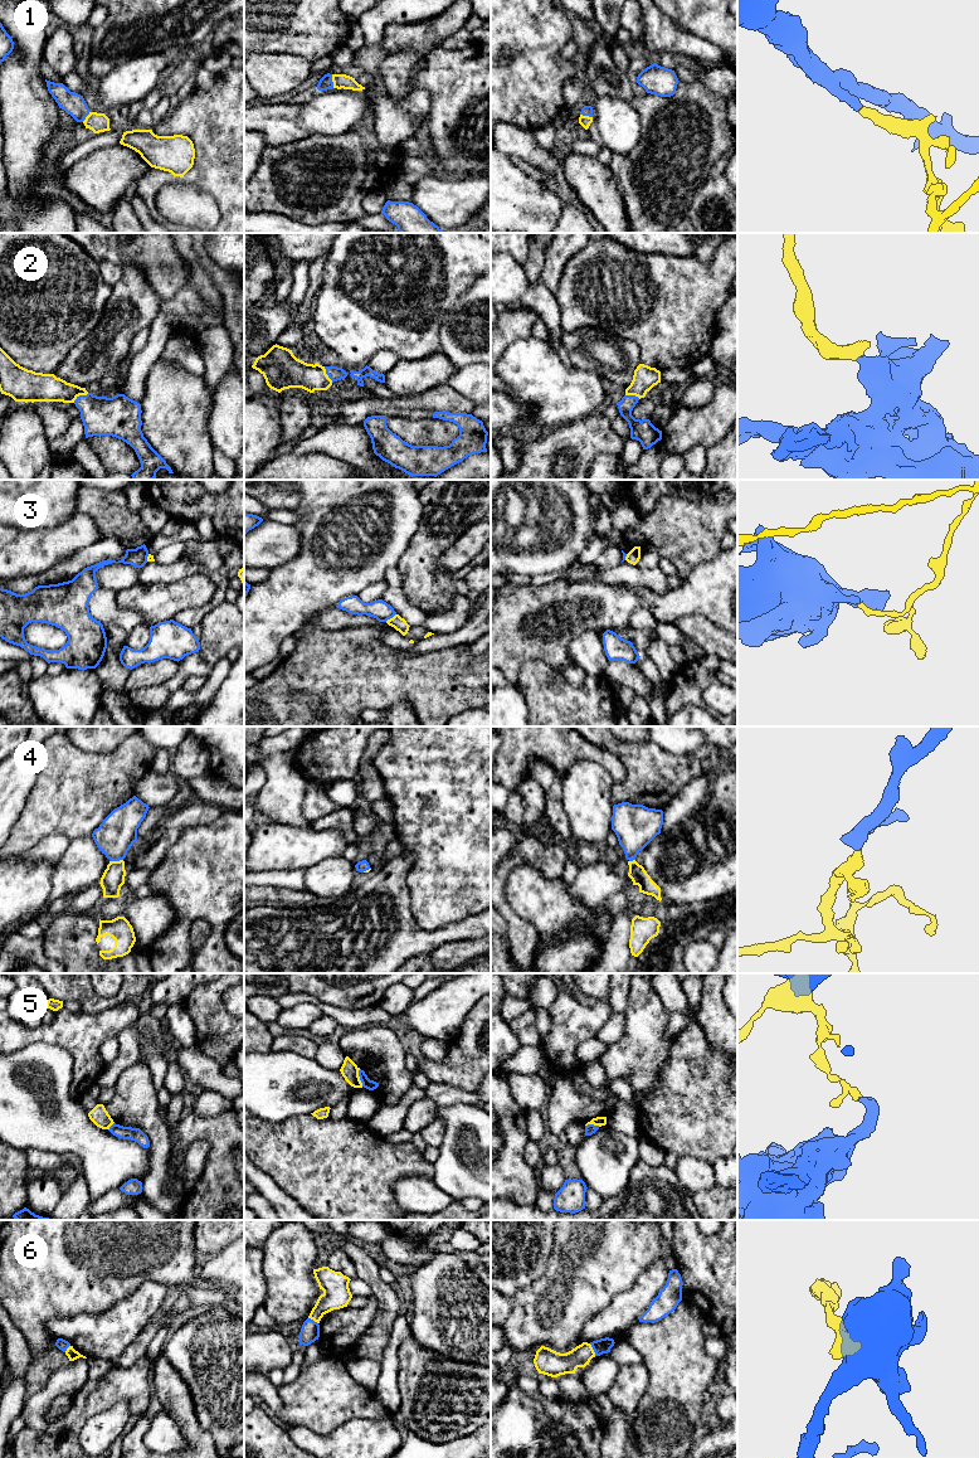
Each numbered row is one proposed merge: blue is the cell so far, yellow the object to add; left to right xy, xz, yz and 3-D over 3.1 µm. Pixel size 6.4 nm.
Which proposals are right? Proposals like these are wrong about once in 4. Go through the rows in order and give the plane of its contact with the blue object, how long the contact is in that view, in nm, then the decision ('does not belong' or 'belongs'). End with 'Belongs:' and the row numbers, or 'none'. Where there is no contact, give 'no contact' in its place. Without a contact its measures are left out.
1: contact in xz; length 90 nm; belongs
2: contact in xy; length 120 nm; belongs
3: contact in xz; length 90 nm; does not belong
4: contact in xy; length 80 nm; belongs
5: contact in xz; length 110 nm; does not belong
6: contact in yz; length 90 nm; does not belong
Belongs: 1, 2, 4

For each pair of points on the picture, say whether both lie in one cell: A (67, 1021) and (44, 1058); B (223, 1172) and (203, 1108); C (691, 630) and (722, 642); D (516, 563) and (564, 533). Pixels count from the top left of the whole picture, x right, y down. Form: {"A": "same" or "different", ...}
{"A": "different", "B": "different", "C": "same", "D": "same"}

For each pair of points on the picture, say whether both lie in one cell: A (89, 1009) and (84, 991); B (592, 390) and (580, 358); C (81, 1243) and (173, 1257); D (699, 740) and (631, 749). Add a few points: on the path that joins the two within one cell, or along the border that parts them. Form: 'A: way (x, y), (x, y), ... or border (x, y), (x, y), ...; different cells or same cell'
A: way (88, 1005), (86, 995); same cell
B: border (576, 367), (584, 370), (594, 370), (608, 384); different cells
C: way (103, 1243), (150, 1243); same cell
D: border (649, 739), (673, 754), (687, 753); different cells

